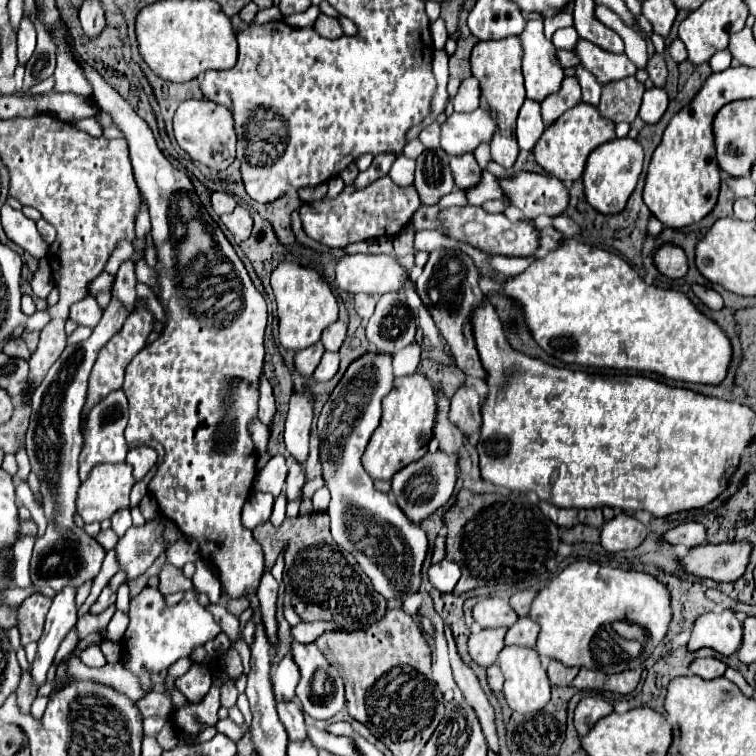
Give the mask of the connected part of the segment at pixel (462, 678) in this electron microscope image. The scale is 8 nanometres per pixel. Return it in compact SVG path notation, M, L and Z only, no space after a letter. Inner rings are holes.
M445 626L445 636L447 636L447 642L449 642L449 658L451 658L451 668L453 668L453 678L459 686L459 690L463 692L467 704L475 710L479 722L481 722L481 728L483 728L483 734L491 746L493 752L499 752L499 746L497 746L497 732L495 732L495 718L493 718L493 708L485 696L485 692L481 690L479 686L479 680L477 676L473 674L473 670L469 666L465 666L457 654L457 648L455 648L455 640L451 636L451 630Z

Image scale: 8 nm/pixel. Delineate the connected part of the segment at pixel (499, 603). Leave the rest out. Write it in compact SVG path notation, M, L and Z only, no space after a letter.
M485 598L475 604L473 608L473 618L479 622L483 628L499 628L499 626L513 626L515 620L519 618L515 610L509 606L507 600L503 598Z

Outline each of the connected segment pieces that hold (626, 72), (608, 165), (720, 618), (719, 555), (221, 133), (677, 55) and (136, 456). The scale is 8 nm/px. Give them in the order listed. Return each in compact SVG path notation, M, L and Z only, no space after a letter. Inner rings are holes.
M579 38L575 44L575 54L579 56L581 64L595 74L599 84L607 84L611 80L621 80L635 74L633 62L625 58L625 54L611 54L597 48L593 42Z
M615 138L607 144L597 146L585 164L583 184L585 184L585 198L587 202L601 214L615 214L625 208L627 198L631 196L637 178L643 168L643 148L639 142L631 138Z
M735 610L711 612L711 614L703 614L695 622L687 648L699 650L707 646L723 656L731 656L739 650L741 638L743 638L743 624L741 620L737 620Z
M723 542L723 544L701 544L679 558L681 570L699 578L711 578L715 582L737 580L749 562L749 542Z
M205 98L201 100L185 100L179 104L175 116L173 116L173 130L177 144L201 164L209 166L211 170L225 170L227 166L219 166L225 156L233 160L235 156L235 130L233 130L233 118L225 106L219 106L215 102L209 102Z
M671 40L667 42L667 54L675 60L675 62L683 62L685 60L685 46L681 40Z
M149 446L133 448L127 454L127 464L133 466L133 478L141 480L157 464L157 452Z

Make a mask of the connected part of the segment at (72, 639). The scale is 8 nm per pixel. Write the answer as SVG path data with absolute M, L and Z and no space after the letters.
M73 628L73 630L69 632L69 636L65 636L65 640L61 642L56 652L53 664L55 666L58 666L61 660L63 660L63 658L65 658L65 656L69 654L69 652L73 652L73 648L75 648L75 644L77 644L77 632L75 632L75 628Z

